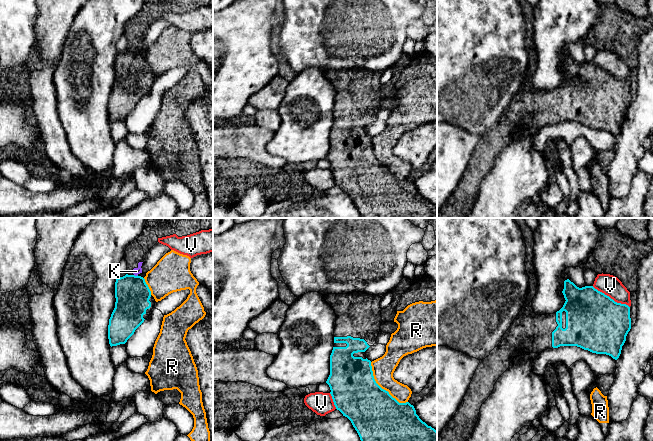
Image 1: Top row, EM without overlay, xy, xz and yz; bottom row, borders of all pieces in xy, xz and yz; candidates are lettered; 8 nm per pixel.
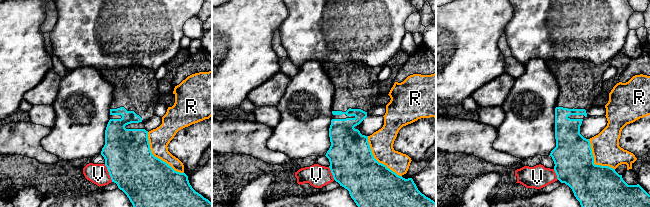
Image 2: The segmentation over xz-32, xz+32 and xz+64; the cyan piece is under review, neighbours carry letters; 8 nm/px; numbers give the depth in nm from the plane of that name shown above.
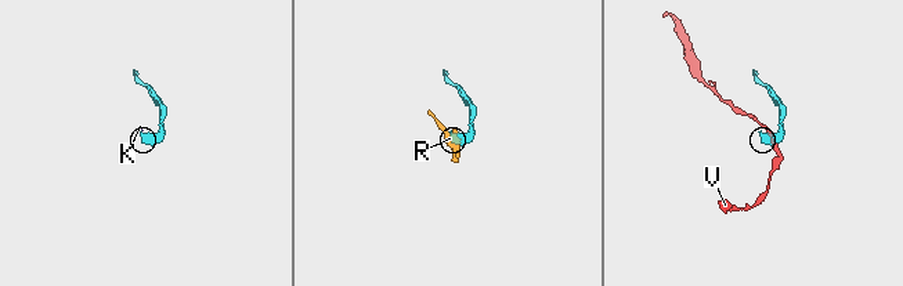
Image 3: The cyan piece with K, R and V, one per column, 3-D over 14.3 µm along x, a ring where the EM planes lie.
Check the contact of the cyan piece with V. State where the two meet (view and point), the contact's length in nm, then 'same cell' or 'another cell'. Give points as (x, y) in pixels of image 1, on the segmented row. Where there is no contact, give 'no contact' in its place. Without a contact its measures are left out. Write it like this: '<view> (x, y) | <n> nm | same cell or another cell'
yz (610, 298) | 340 nm | another cell

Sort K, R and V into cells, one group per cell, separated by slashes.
K / R / V

